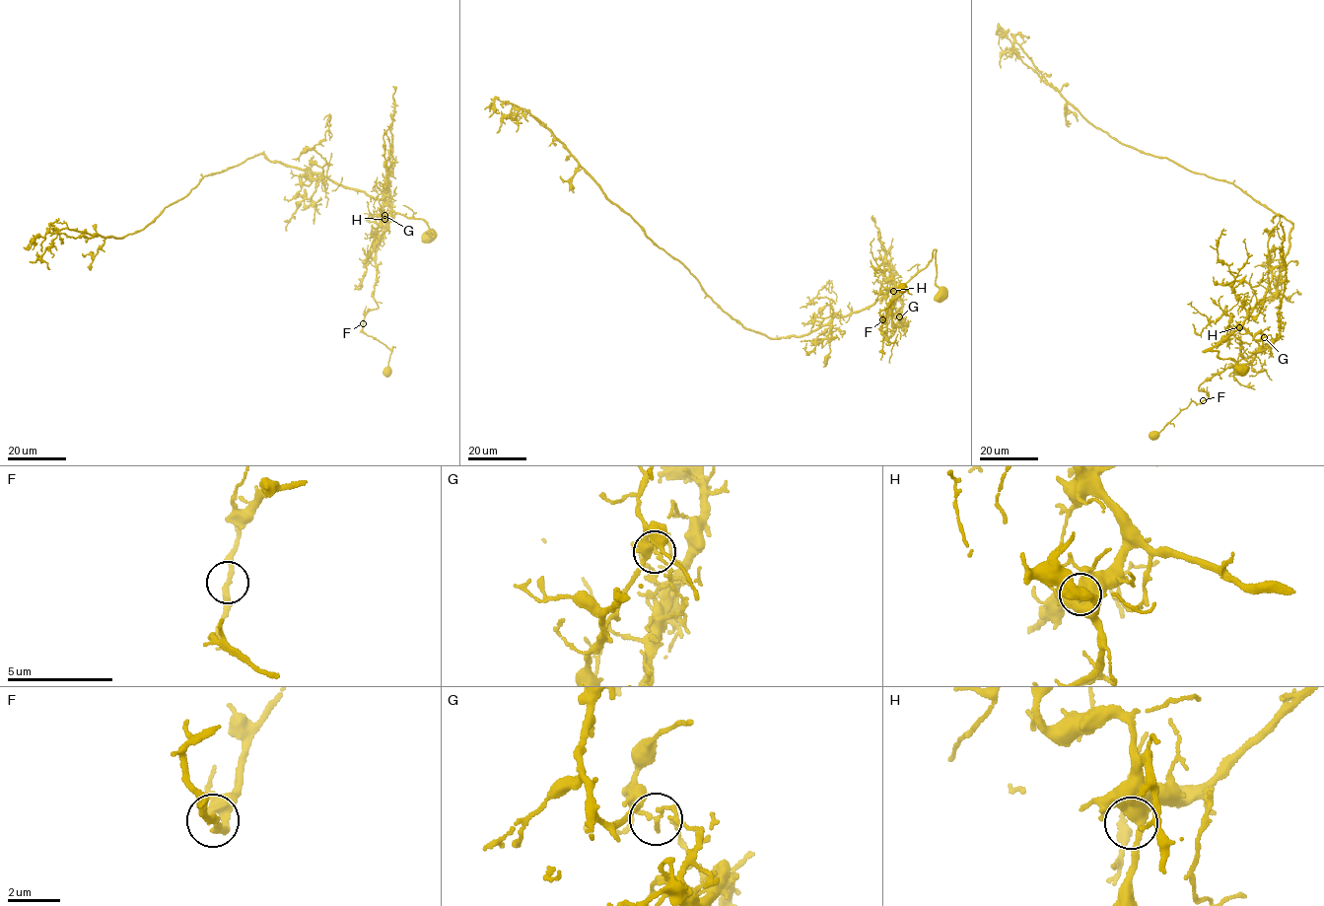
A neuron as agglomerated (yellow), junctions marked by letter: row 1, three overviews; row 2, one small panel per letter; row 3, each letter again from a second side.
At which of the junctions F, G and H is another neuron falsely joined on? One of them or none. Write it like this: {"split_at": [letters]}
{"split_at": ["G"]}

